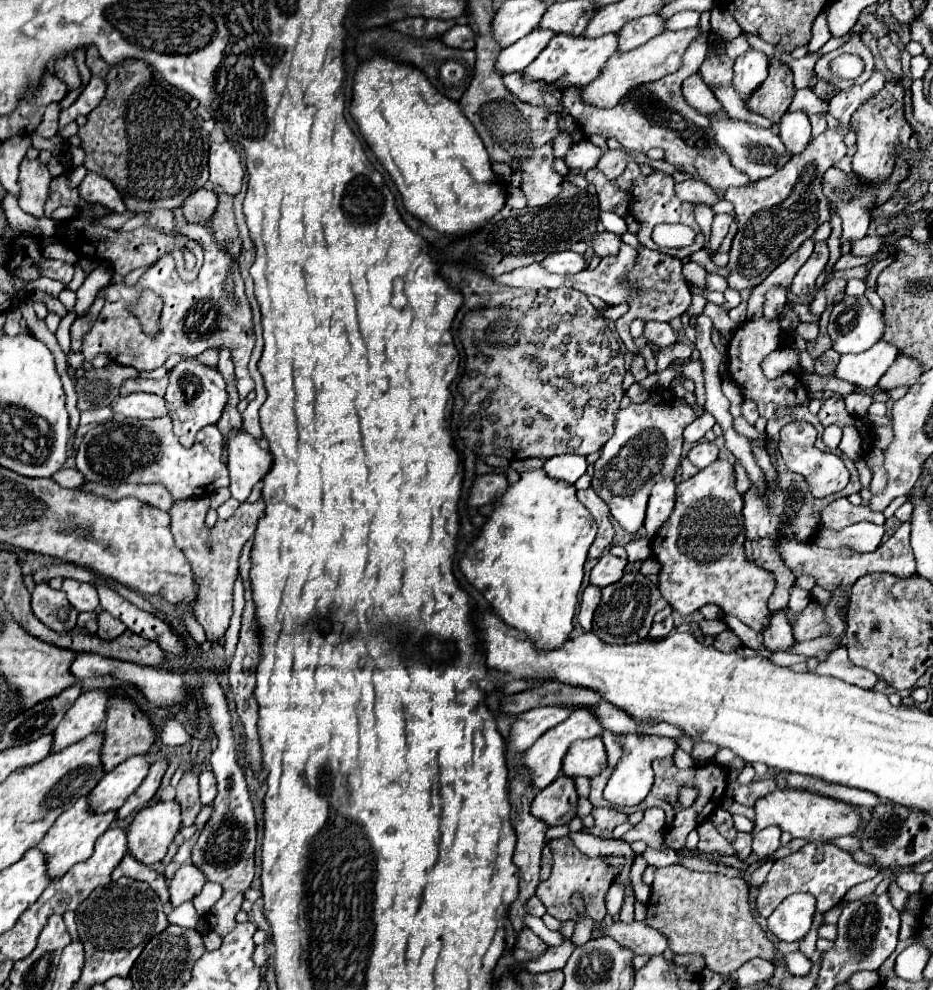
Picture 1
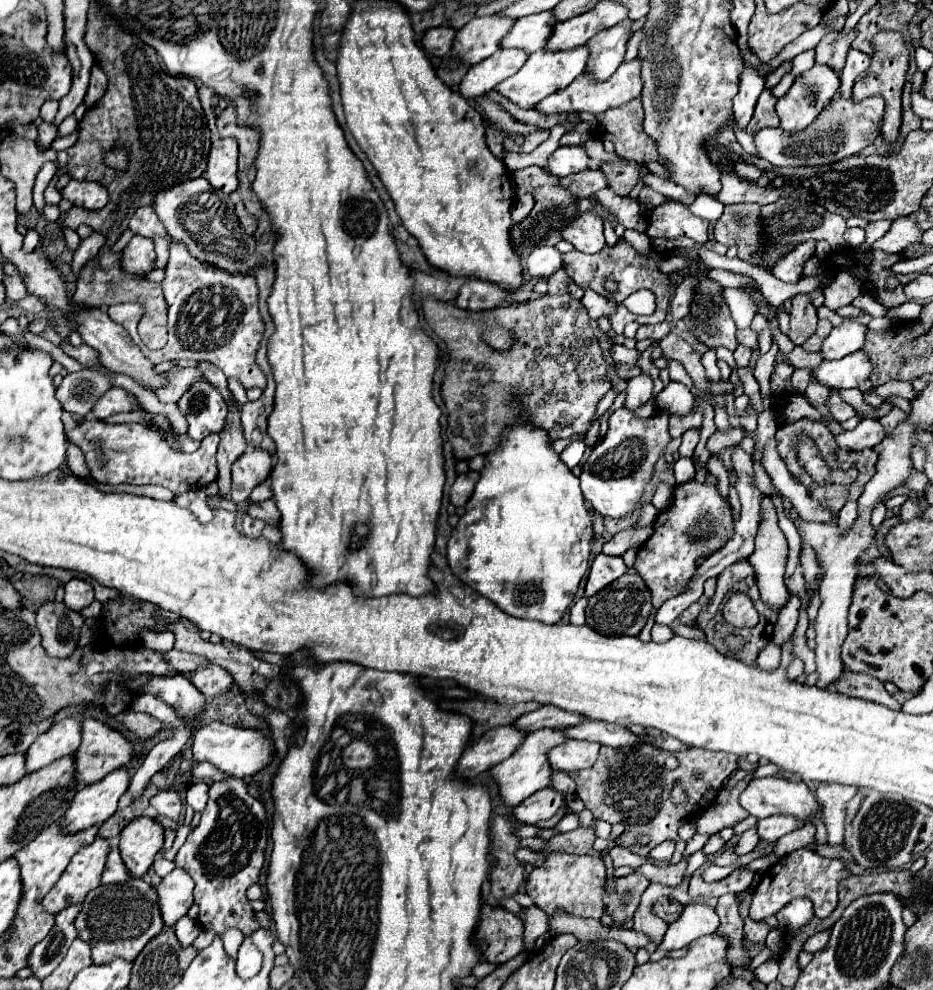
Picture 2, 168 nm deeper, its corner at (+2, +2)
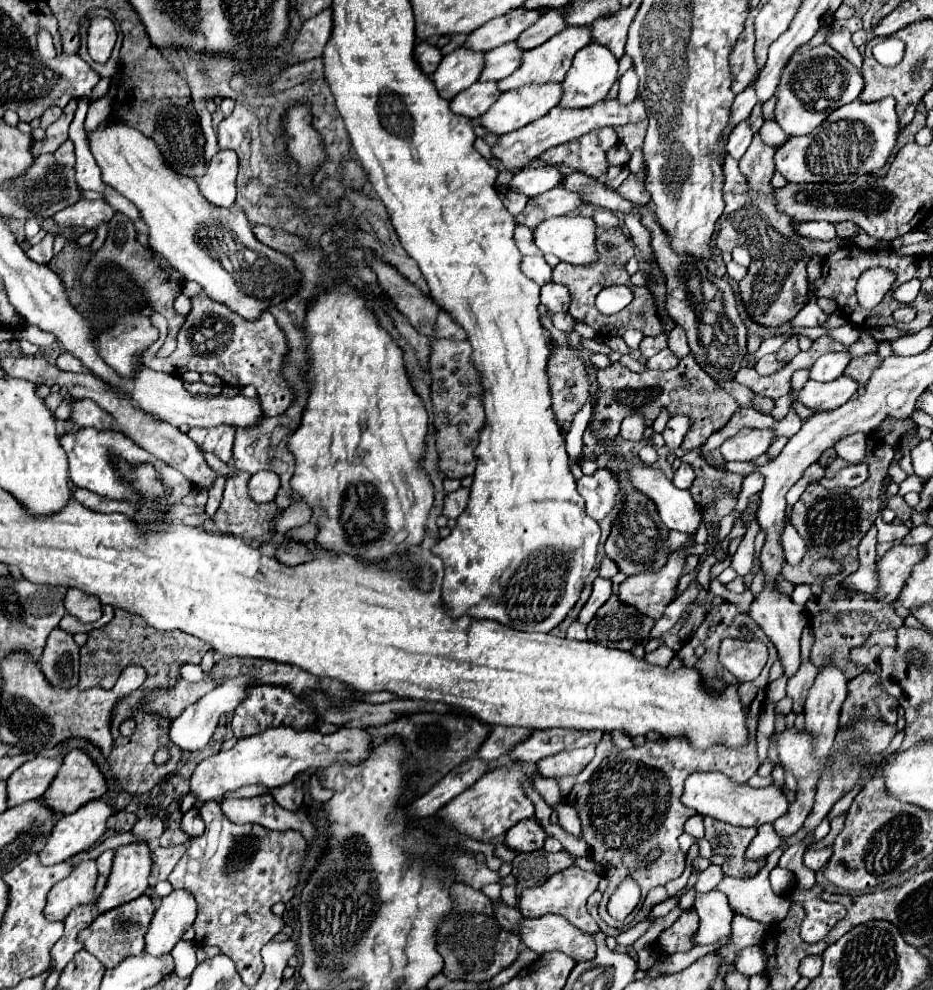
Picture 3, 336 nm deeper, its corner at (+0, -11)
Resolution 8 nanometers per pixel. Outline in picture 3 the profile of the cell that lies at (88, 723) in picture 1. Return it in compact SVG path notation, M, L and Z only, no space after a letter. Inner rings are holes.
M36 757L20 765L8 779L6 779L6 793L8 793L8 807L16 807L30 799L42 797L44 789L52 783L52 777L58 773L62 759L48 759Z

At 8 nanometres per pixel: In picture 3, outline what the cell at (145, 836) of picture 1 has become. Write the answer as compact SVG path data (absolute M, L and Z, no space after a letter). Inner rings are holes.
M130 843L118 847L106 889L96 899L96 913L106 913L144 895L144 891L148 889L150 867L152 853L148 845Z

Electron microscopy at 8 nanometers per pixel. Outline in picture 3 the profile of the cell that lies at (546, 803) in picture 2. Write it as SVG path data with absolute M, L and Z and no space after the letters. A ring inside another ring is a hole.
M534 817L520 821L510 831L506 831L506 847L518 853L530 853L542 849L544 841L546 841L546 833Z

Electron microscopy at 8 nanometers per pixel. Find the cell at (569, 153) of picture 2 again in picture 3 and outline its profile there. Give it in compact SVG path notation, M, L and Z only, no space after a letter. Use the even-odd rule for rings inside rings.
M538 167L538 169L522 169L516 173L510 181L510 191L522 193L526 197L540 195L552 187L558 187L562 181L562 173L558 169L550 167Z

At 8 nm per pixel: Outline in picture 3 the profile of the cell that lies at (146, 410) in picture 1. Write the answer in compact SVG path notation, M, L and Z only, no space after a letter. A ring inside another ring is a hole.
M78 399L70 405L70 421L78 427L94 427L94 429L110 429L112 417L102 407L98 407L90 399Z

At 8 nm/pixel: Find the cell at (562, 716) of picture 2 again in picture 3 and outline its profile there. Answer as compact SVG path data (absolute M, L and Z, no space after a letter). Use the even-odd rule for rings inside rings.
M492 727L476 755L484 761L502 759L510 751L510 747L514 747L514 743L518 741L524 741L528 733L530 733L528 729L518 729L518 727Z

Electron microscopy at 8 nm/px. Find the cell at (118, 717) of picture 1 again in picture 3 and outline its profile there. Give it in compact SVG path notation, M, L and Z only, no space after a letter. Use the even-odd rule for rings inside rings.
M72 749L64 757L60 771L40 799L56 815L68 815L78 811L88 801L100 799L104 793L106 781L100 769L84 751Z

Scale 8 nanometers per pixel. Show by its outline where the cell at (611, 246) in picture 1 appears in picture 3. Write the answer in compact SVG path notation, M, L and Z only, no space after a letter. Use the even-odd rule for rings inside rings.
M580 215L550 217L536 225L534 243L542 253L552 253L572 265L588 265L598 259L594 247L594 221Z

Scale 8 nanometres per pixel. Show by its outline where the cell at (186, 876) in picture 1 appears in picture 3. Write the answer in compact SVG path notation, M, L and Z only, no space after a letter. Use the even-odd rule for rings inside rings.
M184 889L172 891L168 897L162 899L148 925L144 951L156 957L168 955L174 949L174 945L182 939L182 935L192 927L194 917L194 897L190 897L190 893L186 893Z

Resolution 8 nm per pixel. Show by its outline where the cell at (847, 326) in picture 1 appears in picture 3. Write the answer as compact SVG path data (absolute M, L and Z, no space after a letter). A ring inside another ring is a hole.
M826 353L822 355L810 369L810 379L814 381L834 381L836 377L840 377L846 369L846 365L850 363L850 355L846 353Z

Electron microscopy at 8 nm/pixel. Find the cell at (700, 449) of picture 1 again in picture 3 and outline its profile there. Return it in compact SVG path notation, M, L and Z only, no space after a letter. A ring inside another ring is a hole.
M742 427L734 437L722 443L720 451L724 455L724 461L754 461L768 451L774 439L774 429Z

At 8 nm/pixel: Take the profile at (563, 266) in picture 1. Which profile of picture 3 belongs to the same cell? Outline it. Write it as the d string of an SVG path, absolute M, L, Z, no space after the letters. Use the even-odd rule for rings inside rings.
M522 257L520 269L526 277L536 281L538 285L544 285L552 277L552 267L544 261L544 257Z

